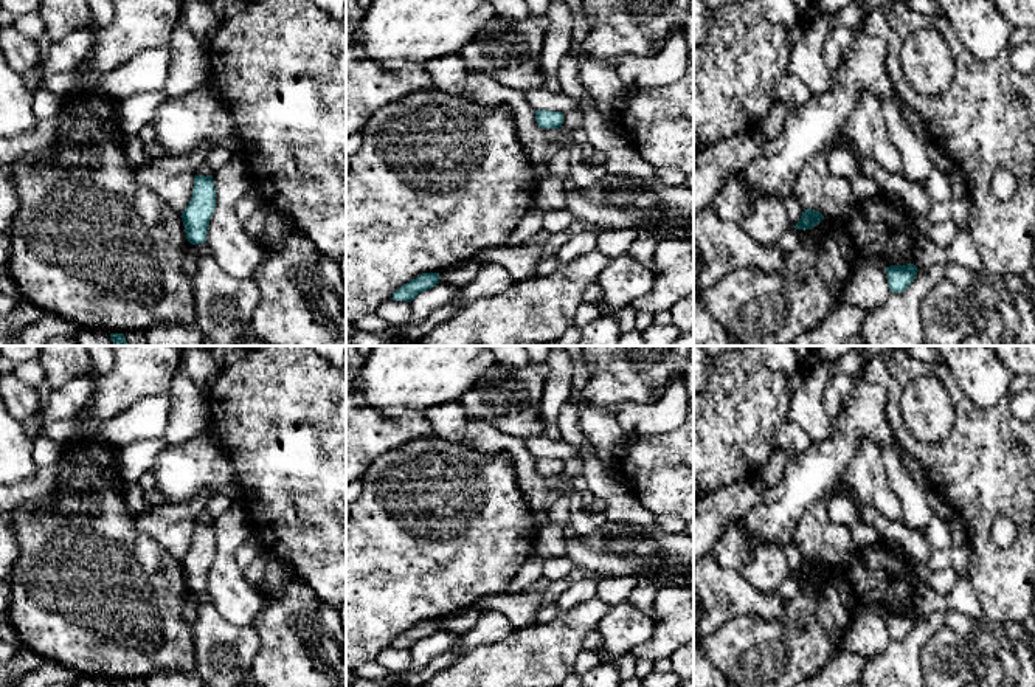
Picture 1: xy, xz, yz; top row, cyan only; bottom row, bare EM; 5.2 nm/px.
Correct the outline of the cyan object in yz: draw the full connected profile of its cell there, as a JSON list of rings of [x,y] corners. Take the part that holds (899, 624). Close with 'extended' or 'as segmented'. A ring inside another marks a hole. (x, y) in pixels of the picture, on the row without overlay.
[[[914,611],[886,614],[888,631],[891,639],[905,639],[916,627],[917,619],[919,617]]]; as segmented

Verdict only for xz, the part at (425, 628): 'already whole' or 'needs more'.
already whole

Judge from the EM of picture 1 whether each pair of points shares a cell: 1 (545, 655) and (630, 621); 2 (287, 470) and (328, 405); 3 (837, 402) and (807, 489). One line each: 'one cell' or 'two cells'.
1: two cells
2: one cell
3: two cells

